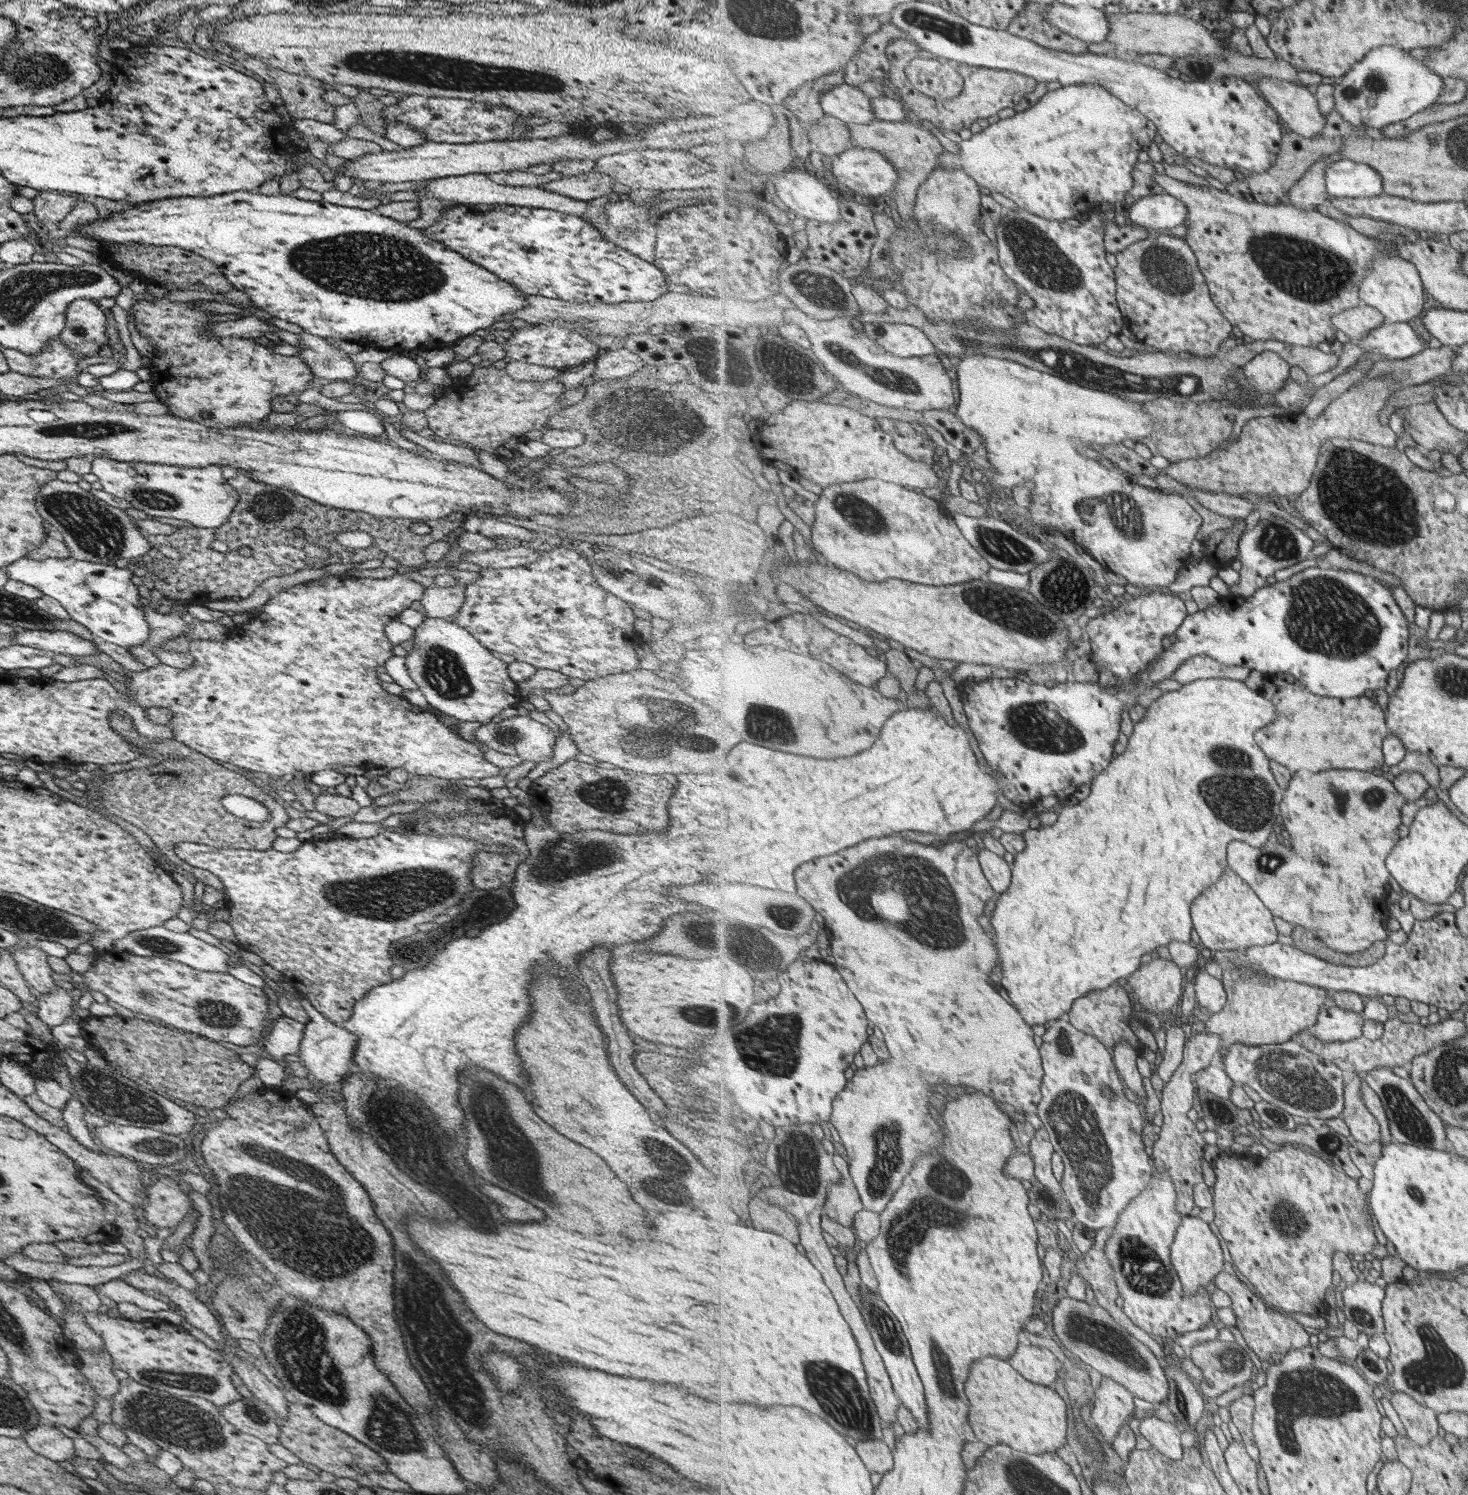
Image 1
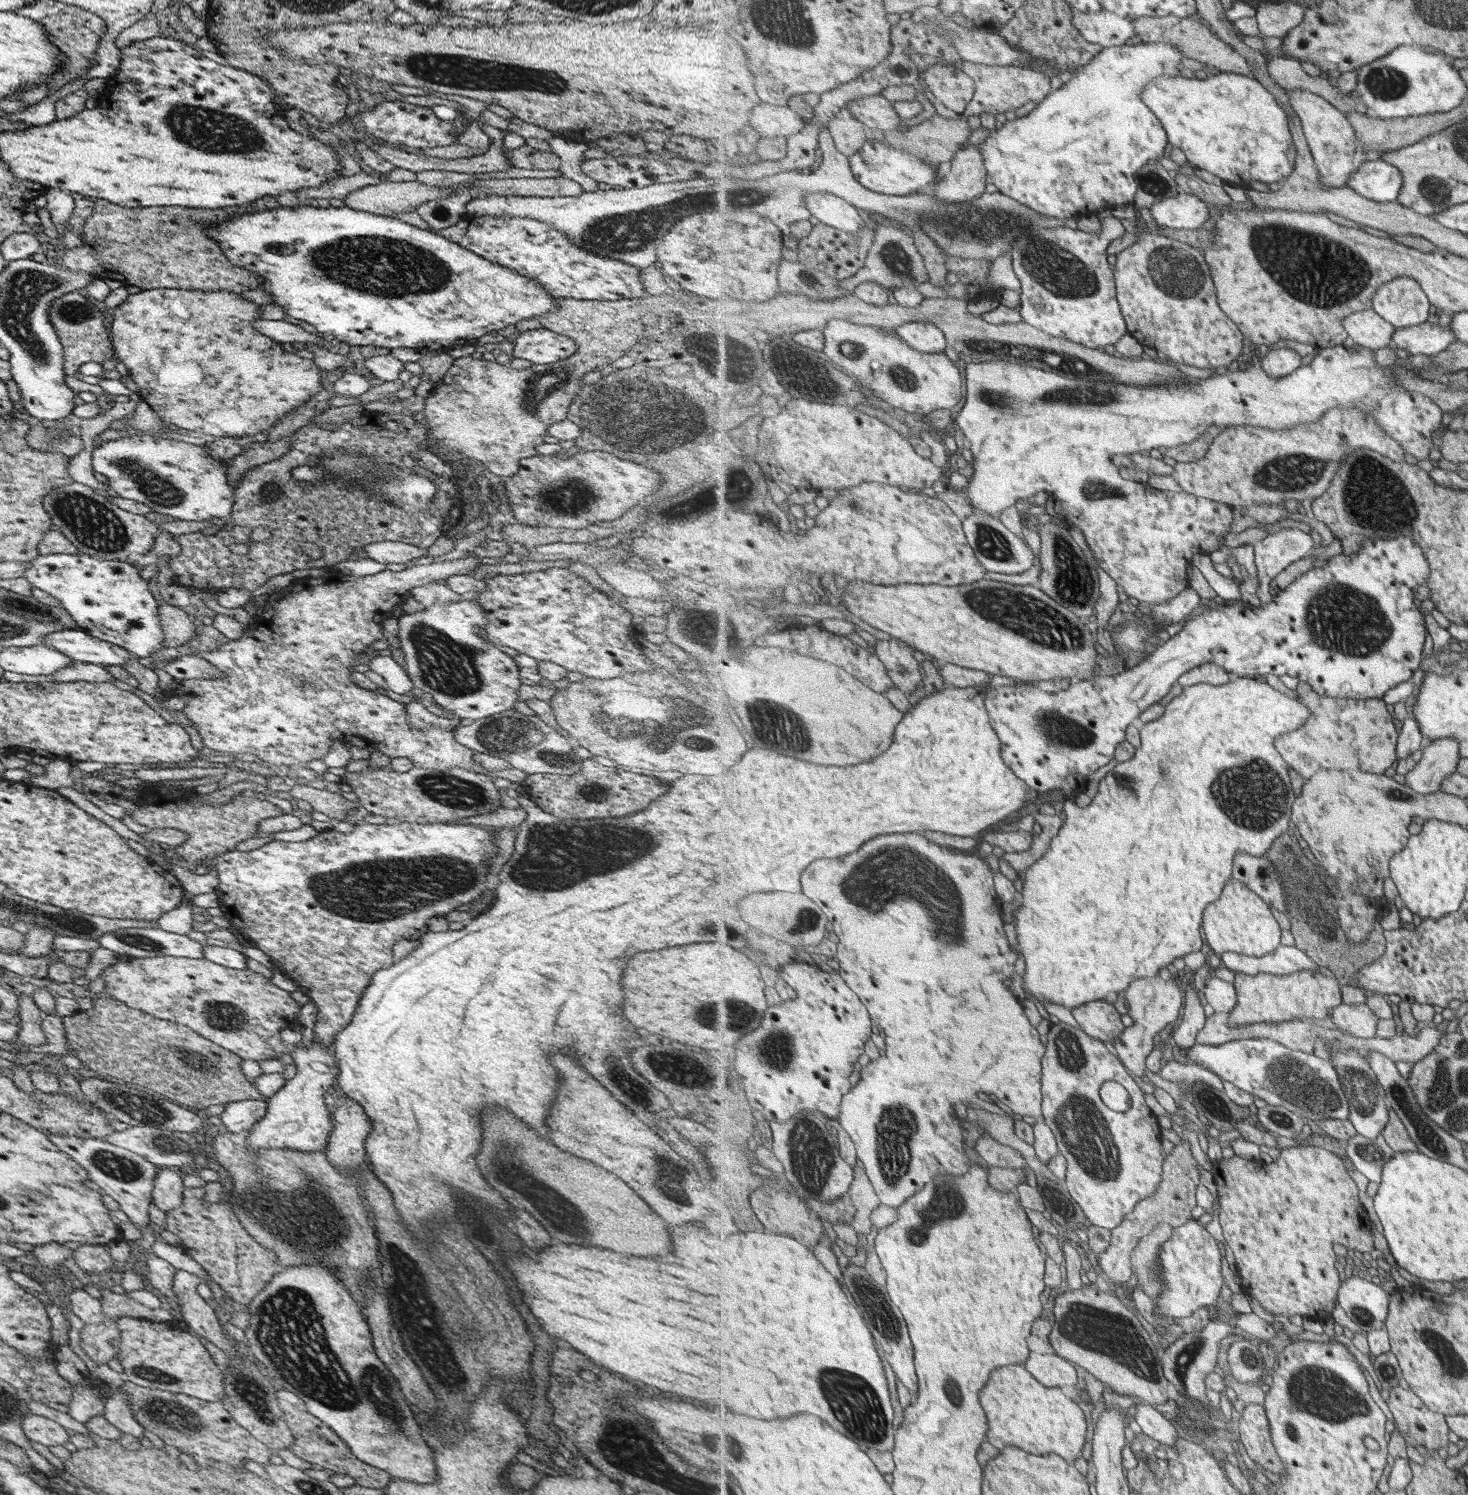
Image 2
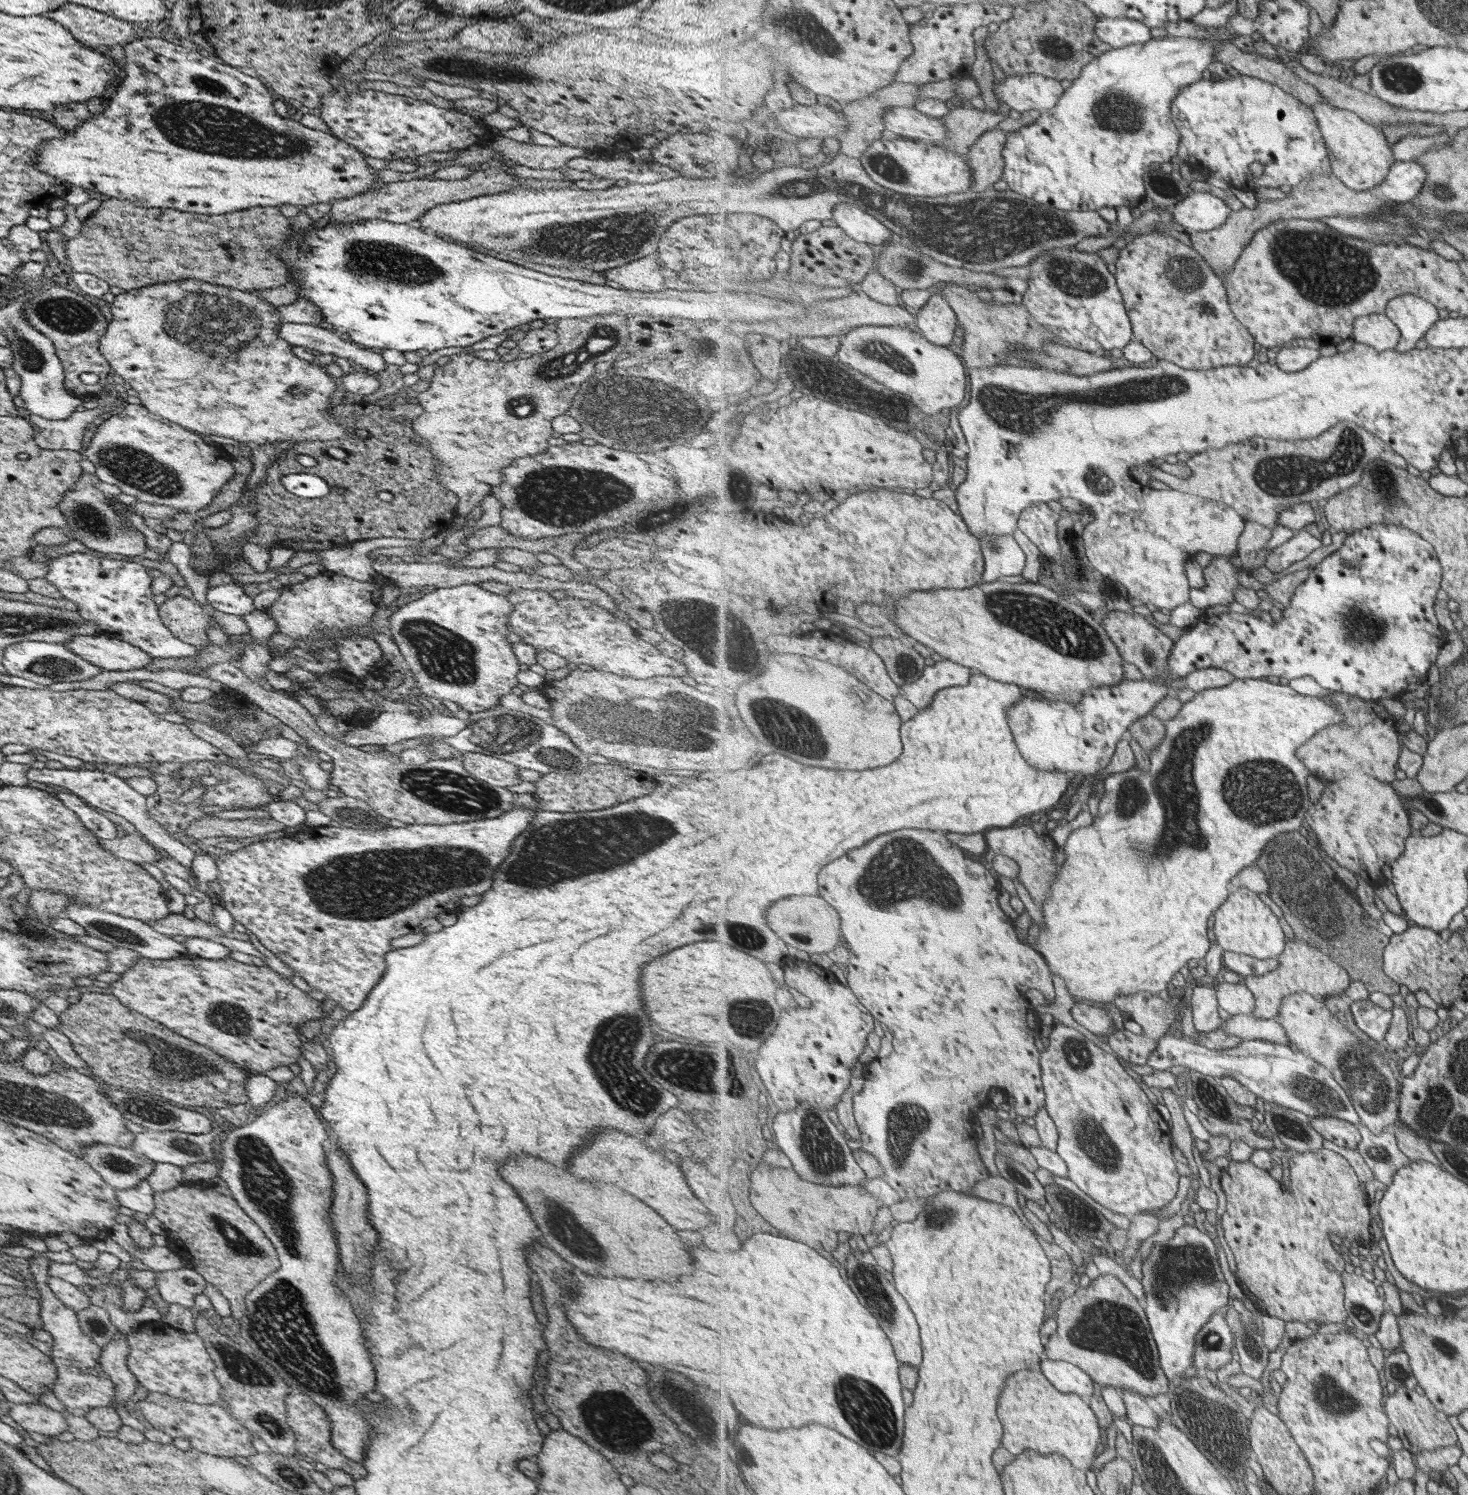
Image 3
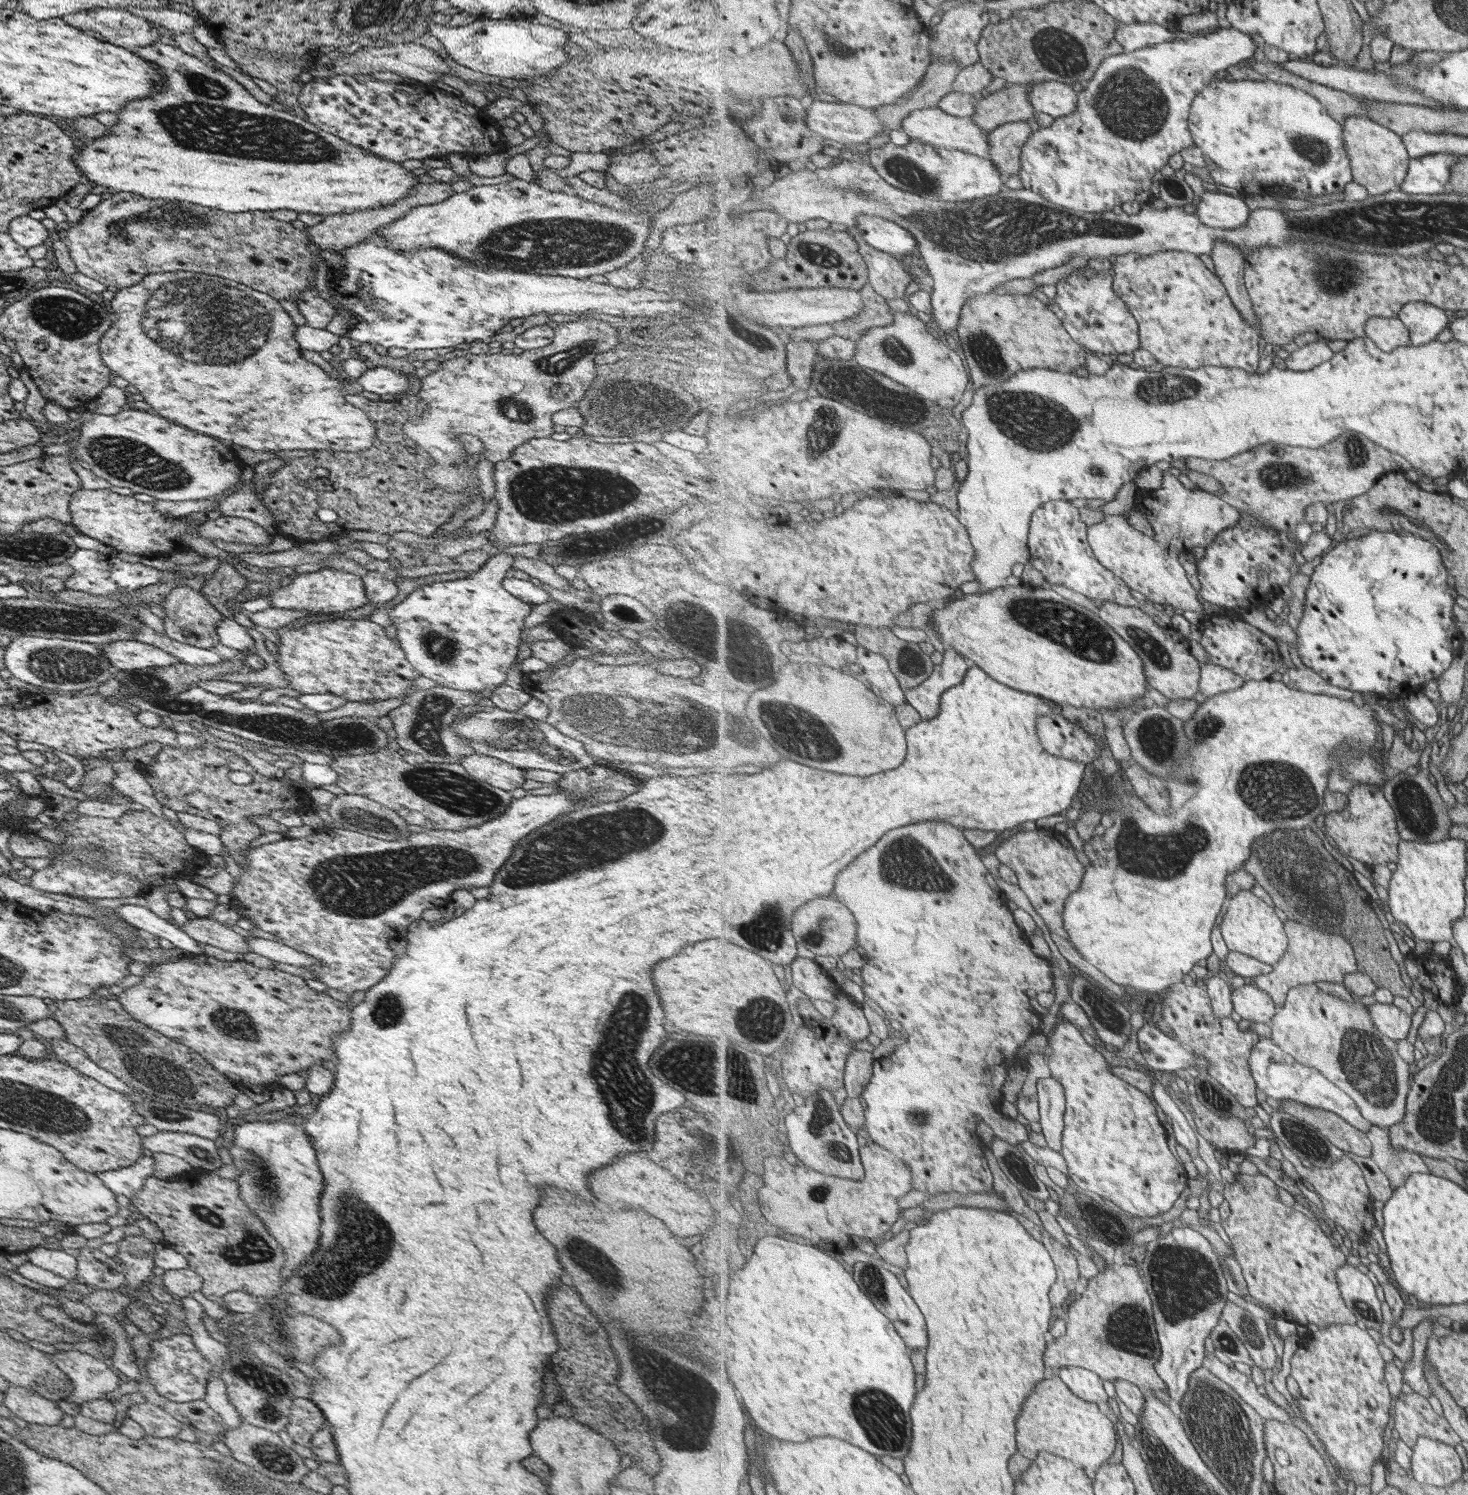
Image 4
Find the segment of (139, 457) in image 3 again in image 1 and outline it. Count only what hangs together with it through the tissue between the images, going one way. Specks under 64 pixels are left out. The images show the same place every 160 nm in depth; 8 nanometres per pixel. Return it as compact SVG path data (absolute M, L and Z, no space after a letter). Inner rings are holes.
M93 457L90 472L97 477L102 492L130 502L135 510L148 516L185 520L197 528L219 528L236 505L236 492L226 484L218 465L187 468Z

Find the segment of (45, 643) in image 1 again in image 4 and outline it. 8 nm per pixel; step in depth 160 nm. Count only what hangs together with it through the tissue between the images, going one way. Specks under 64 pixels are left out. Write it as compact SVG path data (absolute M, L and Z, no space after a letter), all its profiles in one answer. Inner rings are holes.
M133 639L116 640L115 642L101 645L100 649L113 667L113 671L166 667L180 662L177 657L160 648L150 644L143 644Z

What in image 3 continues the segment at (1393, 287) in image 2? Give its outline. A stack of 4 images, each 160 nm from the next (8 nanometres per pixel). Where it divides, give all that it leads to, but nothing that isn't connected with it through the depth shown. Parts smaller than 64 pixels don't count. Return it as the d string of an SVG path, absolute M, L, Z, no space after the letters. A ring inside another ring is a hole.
M1402 294L1388 301L1385 312L1401 329L1401 340L1397 342L1397 352L1407 353L1415 349L1417 342L1439 321L1437 307L1418 294Z

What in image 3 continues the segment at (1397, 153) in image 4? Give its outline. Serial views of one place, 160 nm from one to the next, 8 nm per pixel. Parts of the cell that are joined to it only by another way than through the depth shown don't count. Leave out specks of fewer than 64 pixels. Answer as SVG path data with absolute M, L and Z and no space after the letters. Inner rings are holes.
M1319 102L1311 107L1316 112L1325 139L1333 174L1349 189L1367 191L1377 188L1388 177L1391 167L1396 163L1393 145L1389 144L1385 131L1369 124L1369 121L1363 120L1356 112L1337 108L1329 102Z

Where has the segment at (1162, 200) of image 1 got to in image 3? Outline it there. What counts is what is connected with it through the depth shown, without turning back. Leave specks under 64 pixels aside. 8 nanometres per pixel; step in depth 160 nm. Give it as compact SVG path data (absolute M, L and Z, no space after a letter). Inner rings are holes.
M1191 192L1185 200L1175 204L1171 211L1172 220L1191 232L1221 228L1233 210L1225 200L1210 192Z

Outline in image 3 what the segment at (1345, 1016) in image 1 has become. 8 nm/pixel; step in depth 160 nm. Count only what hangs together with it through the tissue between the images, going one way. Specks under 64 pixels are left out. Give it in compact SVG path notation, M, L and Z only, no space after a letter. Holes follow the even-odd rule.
M1371 998L1354 1001L1351 1004L1351 1013L1358 1028L1379 1043L1385 1043L1389 1032L1393 1011L1375 1004Z

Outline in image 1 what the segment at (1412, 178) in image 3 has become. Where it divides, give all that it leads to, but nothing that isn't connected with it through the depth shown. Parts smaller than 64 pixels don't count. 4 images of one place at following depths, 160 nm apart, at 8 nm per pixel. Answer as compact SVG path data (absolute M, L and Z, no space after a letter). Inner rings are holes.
M1341 159L1327 169L1328 193L1348 198L1371 198L1384 192L1381 173L1367 163Z

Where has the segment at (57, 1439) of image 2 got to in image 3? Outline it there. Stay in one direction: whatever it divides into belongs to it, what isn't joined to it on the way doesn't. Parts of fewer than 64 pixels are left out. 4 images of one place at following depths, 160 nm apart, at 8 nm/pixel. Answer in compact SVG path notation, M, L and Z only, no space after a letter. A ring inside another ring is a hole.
M35 1398L27 1403L12 1404L8 1415L23 1430L37 1432L46 1437L56 1437L67 1431L64 1414L45 1406Z

